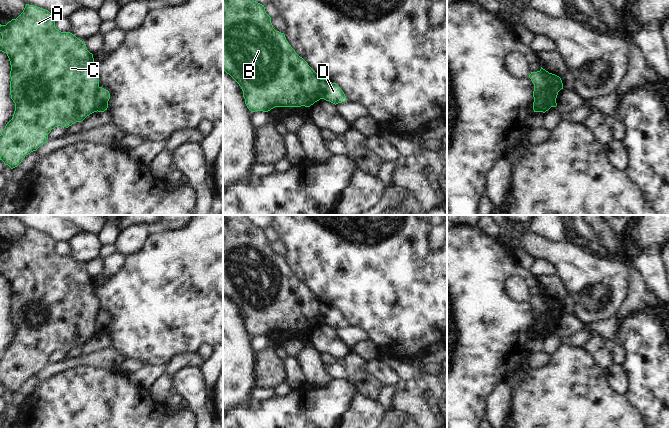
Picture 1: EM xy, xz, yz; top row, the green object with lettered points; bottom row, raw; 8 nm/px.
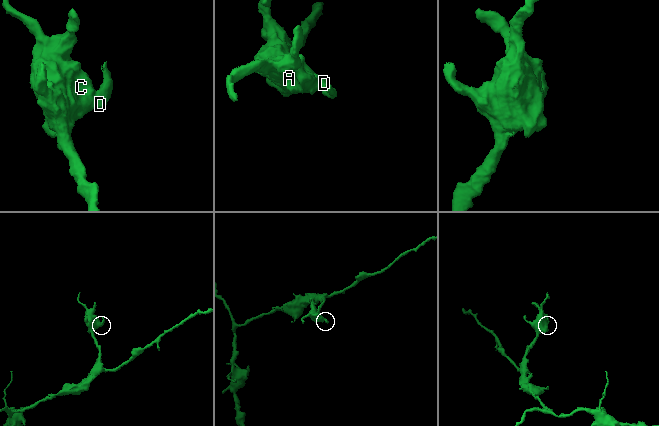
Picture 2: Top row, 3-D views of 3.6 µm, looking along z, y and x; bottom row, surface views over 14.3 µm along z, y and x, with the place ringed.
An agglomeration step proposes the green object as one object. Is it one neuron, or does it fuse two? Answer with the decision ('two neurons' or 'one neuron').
two neurons

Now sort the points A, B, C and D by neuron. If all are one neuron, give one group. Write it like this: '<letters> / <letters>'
A B C / D

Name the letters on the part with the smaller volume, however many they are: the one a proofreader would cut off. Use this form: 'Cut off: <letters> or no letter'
Cut off: D

